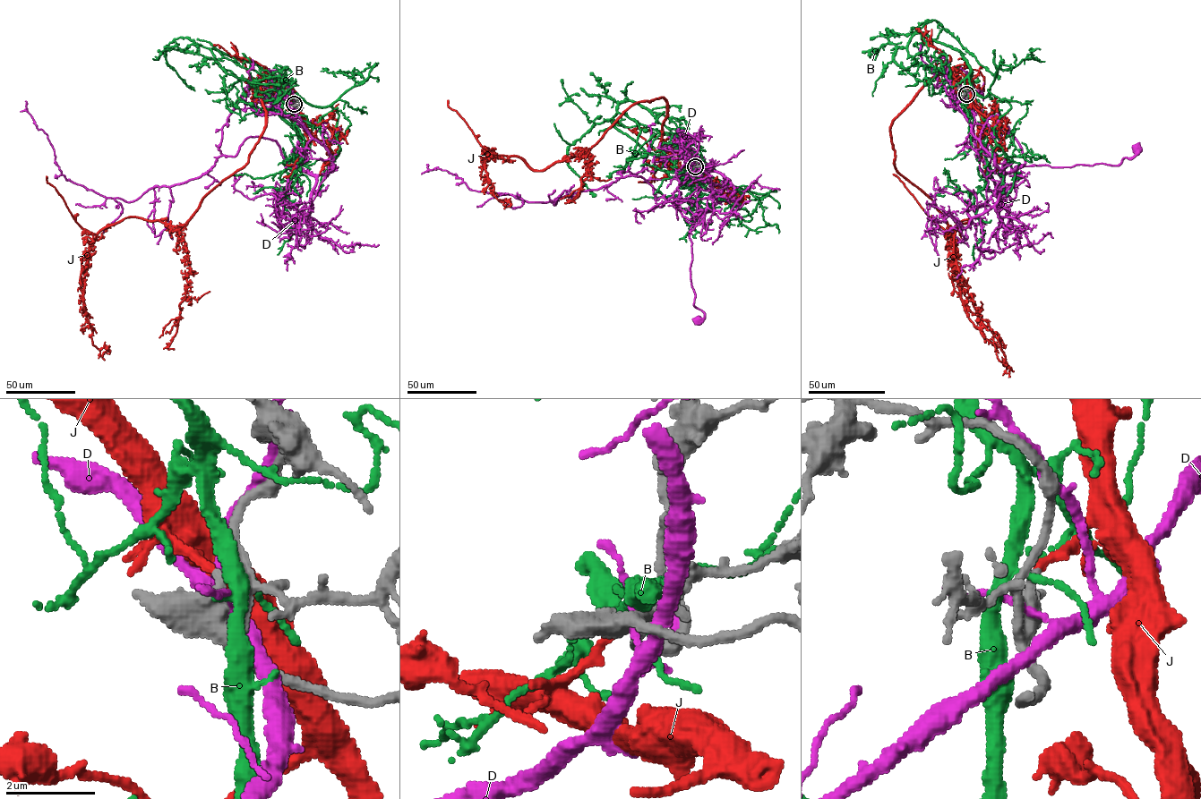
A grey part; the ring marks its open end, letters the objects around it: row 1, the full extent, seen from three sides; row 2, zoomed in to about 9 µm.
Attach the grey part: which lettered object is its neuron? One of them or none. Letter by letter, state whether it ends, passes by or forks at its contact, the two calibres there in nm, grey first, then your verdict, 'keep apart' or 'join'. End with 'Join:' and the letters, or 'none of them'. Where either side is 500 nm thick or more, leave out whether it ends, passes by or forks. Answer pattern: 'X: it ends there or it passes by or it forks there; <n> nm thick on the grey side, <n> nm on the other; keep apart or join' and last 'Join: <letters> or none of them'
B: it forks there; 180 nm thick on the grey side, 280 nm on the other; keep apart
D: it forks there; 380 nm thick on the grey side, 120 nm on the other; keep apart
J: it ends there; 460 nm thick on the grey side, 190 nm on the other; join
Join: J

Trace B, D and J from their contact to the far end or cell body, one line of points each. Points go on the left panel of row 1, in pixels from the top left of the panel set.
B: (295, 104), (291, 88), (273, 73), (210, 49), (239, 80), (227, 106), (239, 114), (239, 101), (253, 105)
D: (295, 106), (295, 114), (324, 147), (333, 167), (319, 174), (290, 170), (303, 162), (295, 154)
J: (294, 104), (258, 82), (259, 141), (184, 225), (126, 217), (96, 236), (83, 308), (105, 360)

